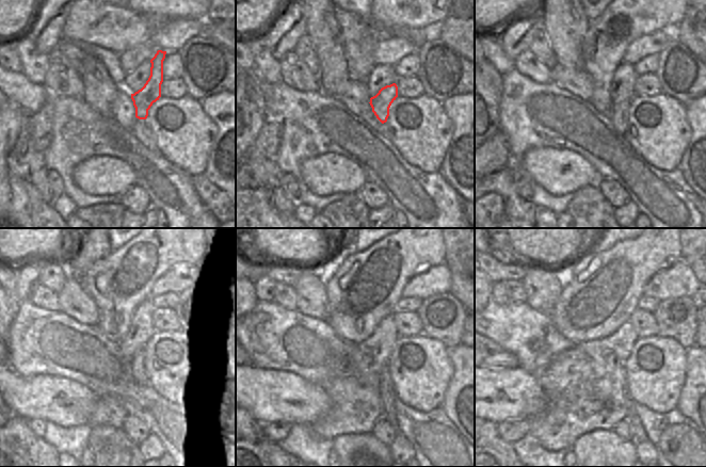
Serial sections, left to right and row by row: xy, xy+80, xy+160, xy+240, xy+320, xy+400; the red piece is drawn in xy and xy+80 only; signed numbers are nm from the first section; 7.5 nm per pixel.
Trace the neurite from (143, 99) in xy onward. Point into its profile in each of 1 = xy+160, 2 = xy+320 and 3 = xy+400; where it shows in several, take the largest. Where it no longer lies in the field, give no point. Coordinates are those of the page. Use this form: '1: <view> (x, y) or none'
1: xy+160 (619, 118)
2: xy+320 (386, 390)
3: xy+400 (639, 434)

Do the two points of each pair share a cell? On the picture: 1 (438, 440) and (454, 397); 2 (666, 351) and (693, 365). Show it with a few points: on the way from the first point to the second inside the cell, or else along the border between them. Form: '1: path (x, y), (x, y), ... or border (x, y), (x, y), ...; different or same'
1: border (440, 406), (448, 419), (463, 435); different
2: border (688, 350), (685, 382), (683, 385); different

